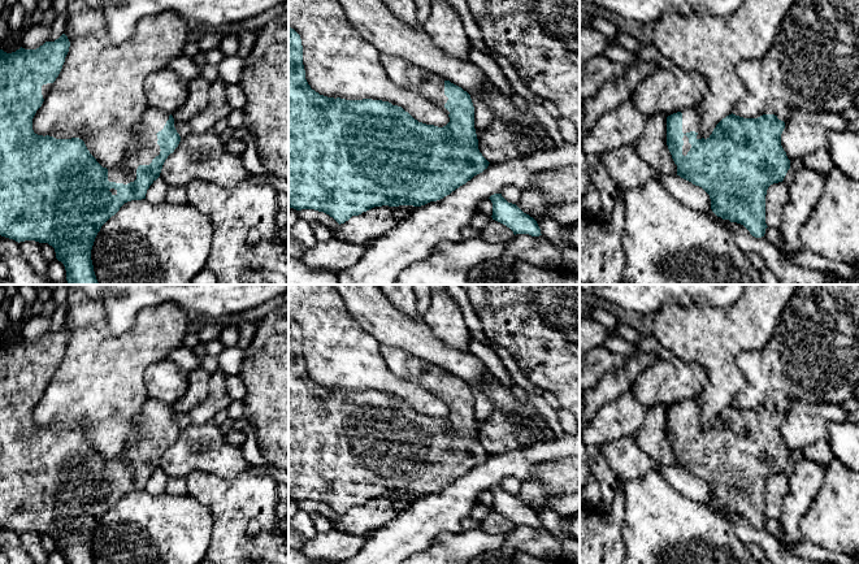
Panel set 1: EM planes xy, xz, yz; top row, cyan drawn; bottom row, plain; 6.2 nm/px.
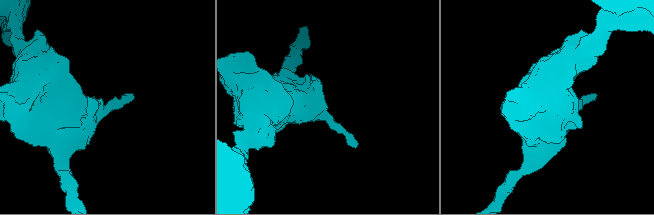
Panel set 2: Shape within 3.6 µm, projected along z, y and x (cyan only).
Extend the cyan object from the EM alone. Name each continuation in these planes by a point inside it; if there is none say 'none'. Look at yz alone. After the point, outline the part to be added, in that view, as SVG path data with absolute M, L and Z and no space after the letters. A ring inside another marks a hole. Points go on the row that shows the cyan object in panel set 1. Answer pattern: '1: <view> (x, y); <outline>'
1: yz (690, 120); M695 107L685 108L681 110L681 113L682 113L682 133L686 134L690 131L695 131L698 134L697 139L702 139L699 116Z

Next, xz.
1: xz (403, 73); M381 53L381 61L386 65L386 71L395 84L424 96L447 116L450 114L444 108L448 97L444 95L446 79L443 77L398 56Z

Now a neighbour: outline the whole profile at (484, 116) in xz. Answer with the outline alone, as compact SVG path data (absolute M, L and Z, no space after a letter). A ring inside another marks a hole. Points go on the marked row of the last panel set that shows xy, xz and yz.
M470 96L470 99L474 107L474 129L478 139L495 117L491 109L481 99L477 96Z

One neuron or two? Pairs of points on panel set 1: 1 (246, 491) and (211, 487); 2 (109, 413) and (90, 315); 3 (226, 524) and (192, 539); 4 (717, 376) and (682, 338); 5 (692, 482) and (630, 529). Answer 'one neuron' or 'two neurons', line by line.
1: one neuron
2: one neuron
3: two neurons
4: one neuron
5: two neurons

